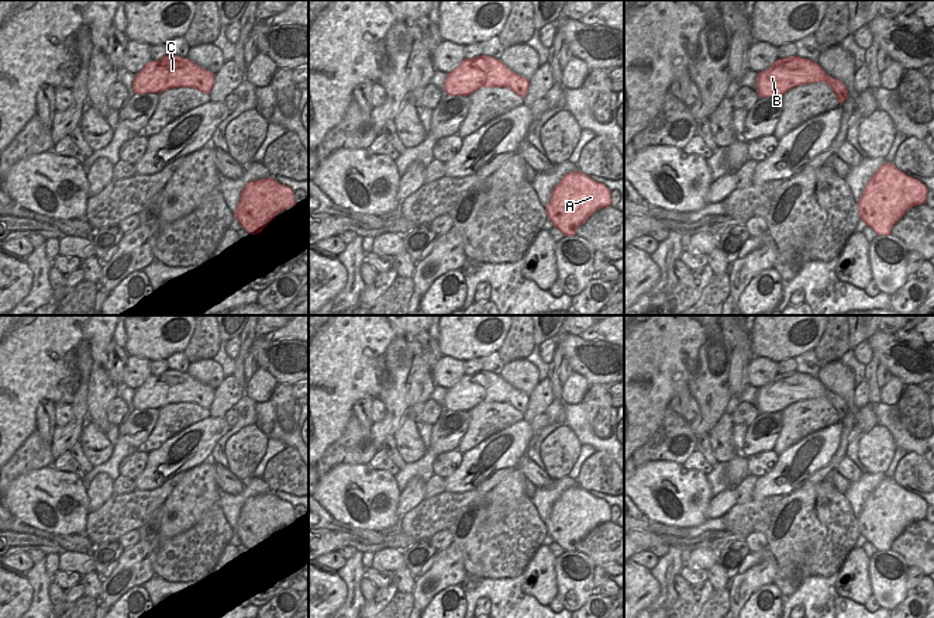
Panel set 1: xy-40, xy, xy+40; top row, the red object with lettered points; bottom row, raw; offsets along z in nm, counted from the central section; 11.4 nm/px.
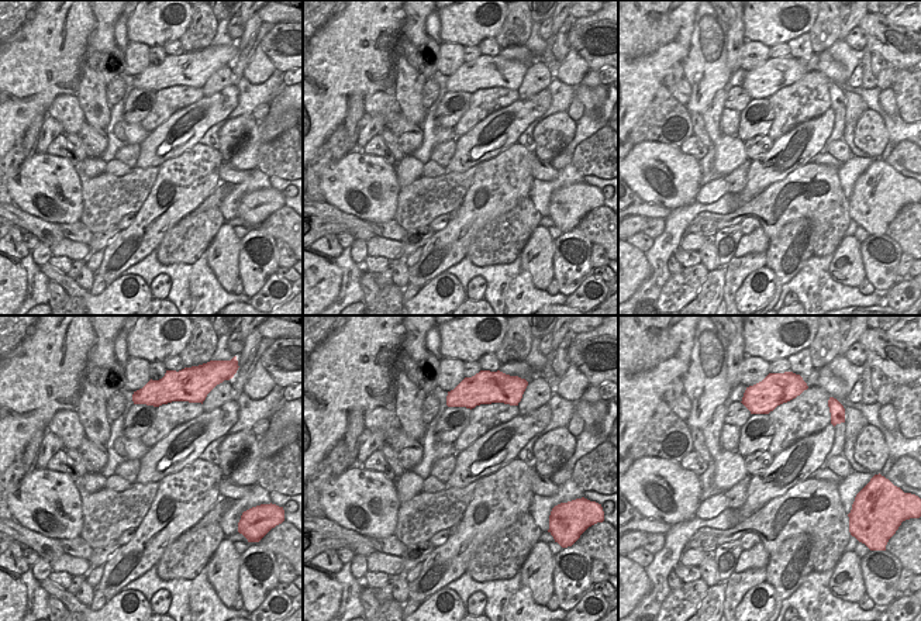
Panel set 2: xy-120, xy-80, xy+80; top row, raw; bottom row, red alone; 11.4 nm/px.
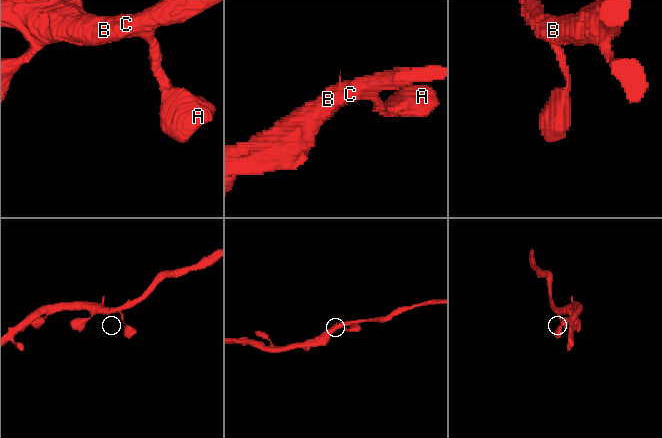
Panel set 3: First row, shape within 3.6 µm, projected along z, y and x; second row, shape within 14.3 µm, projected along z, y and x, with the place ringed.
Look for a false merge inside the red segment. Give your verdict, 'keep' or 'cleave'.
keep

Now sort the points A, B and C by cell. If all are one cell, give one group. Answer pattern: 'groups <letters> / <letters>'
groups A B C

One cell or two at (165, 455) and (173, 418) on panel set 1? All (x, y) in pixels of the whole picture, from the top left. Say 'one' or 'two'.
two

